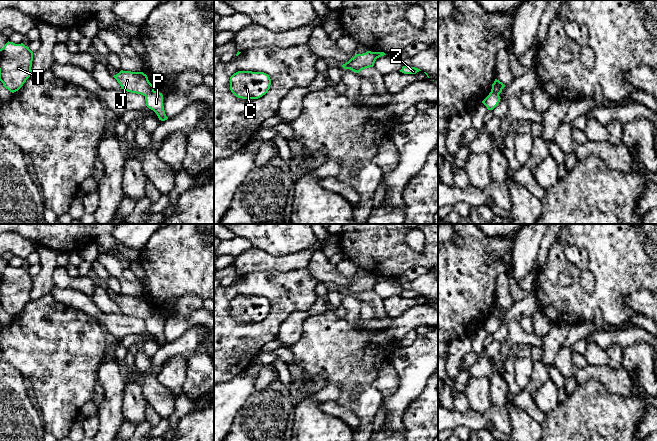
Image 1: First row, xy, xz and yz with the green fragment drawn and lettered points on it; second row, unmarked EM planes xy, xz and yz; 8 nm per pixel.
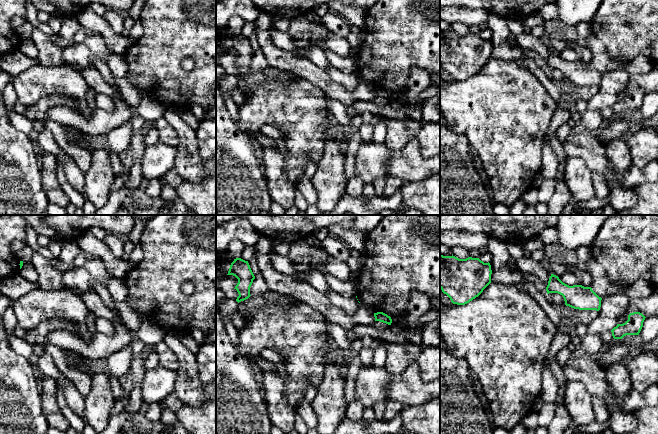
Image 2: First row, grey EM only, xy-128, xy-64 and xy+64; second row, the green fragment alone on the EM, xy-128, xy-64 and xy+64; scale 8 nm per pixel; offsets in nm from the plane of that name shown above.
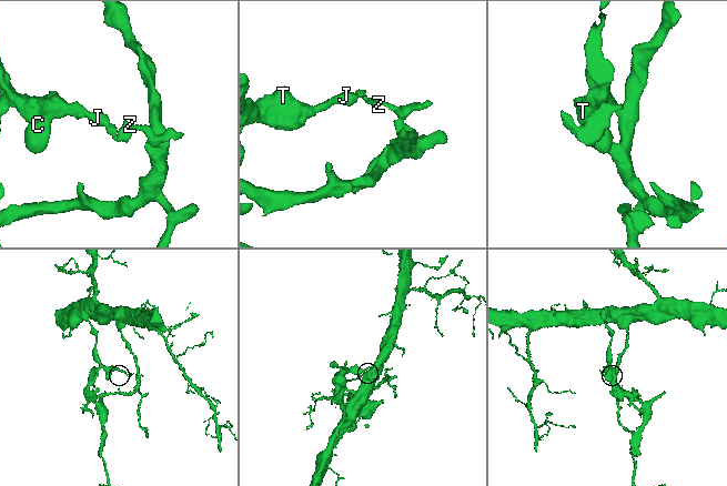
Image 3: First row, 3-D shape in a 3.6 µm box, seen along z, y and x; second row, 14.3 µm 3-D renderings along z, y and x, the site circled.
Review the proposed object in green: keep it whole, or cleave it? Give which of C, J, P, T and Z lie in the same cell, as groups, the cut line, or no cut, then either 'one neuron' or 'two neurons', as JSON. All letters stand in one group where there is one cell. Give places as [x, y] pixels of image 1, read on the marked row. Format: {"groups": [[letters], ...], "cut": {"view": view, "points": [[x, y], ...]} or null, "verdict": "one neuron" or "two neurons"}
{"groups": [["C", "J", "T"], ["P", "Z"]], "cut": {"view": "xy", "points": [[153, 89], [145, 96]]}, "verdict": "two neurons"}

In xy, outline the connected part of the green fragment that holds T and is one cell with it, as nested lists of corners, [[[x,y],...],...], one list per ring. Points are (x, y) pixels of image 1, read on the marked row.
[[[7,42],[0,49],[0,81],[10,92],[18,91],[31,76],[33,52],[23,43]]]

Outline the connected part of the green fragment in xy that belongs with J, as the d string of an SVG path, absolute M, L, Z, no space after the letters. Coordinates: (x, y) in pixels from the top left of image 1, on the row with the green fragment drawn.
M121 70L113 76L120 84L121 89L147 96L154 90L154 86L149 82L148 77L143 72L131 72Z

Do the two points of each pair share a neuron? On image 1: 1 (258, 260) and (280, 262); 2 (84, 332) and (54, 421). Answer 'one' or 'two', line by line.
1: one
2: one

